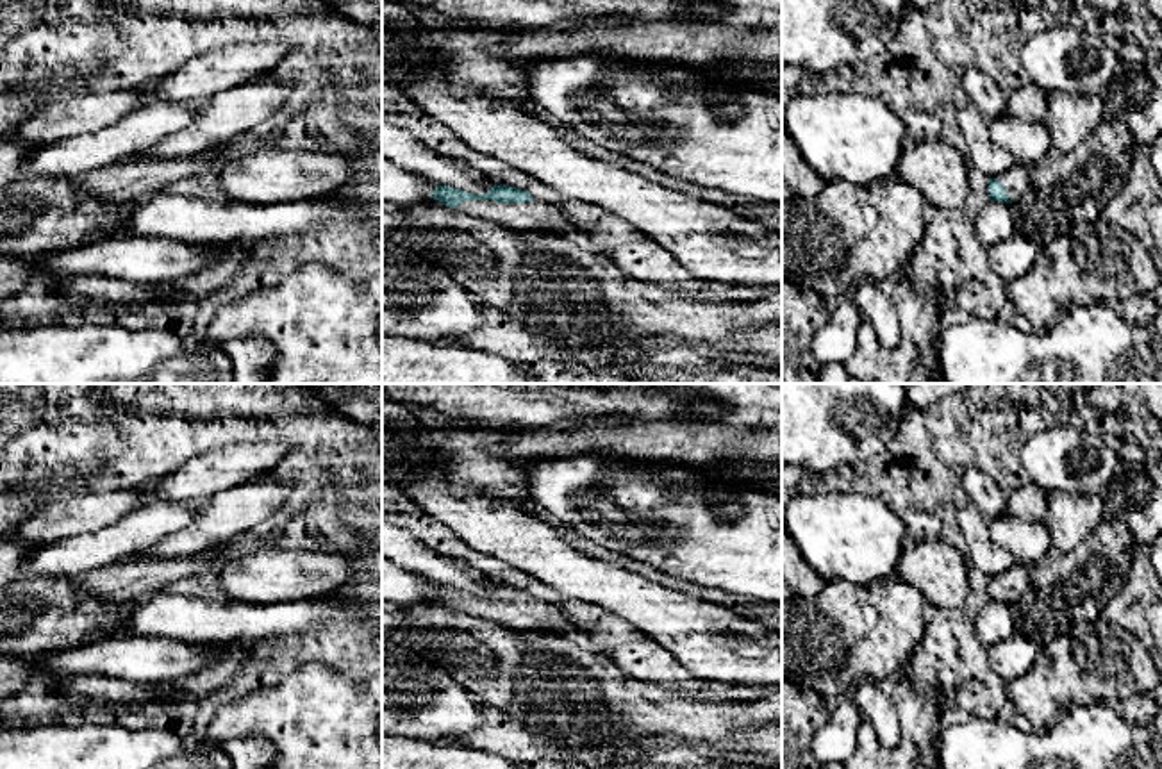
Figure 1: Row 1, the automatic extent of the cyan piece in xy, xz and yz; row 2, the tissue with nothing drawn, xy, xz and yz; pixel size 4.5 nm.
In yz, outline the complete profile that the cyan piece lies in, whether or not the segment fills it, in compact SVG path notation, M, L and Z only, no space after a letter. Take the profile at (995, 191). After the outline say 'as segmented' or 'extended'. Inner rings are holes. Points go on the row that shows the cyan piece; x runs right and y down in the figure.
M1014 162L1008 170L989 180L987 196L992 202L1023 202L1030 189L1028 168Z; extended

